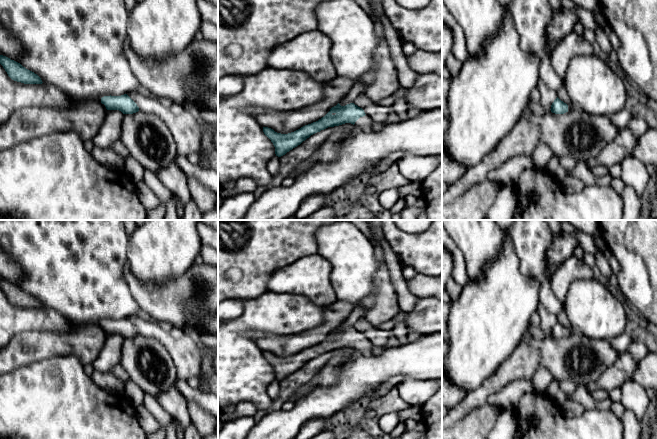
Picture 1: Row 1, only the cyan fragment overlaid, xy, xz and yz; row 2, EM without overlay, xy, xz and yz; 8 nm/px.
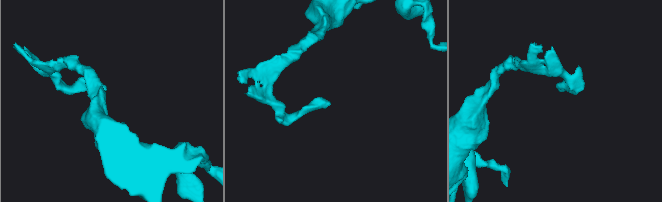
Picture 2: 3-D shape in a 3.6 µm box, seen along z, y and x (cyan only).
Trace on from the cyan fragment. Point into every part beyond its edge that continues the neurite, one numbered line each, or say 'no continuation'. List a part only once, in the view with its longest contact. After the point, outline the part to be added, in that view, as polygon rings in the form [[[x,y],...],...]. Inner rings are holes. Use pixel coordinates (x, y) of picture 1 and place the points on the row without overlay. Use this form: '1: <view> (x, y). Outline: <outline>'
1: xz (364, 347). Outline: [[[365,339],[356,345],[354,350],[361,355],[374,355],[372,352],[372,346],[372,343],[369,340]]]

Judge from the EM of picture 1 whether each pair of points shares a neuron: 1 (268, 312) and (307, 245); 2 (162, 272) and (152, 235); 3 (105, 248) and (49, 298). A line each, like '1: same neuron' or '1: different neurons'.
1: different neurons
2: same neuron
3: same neuron

